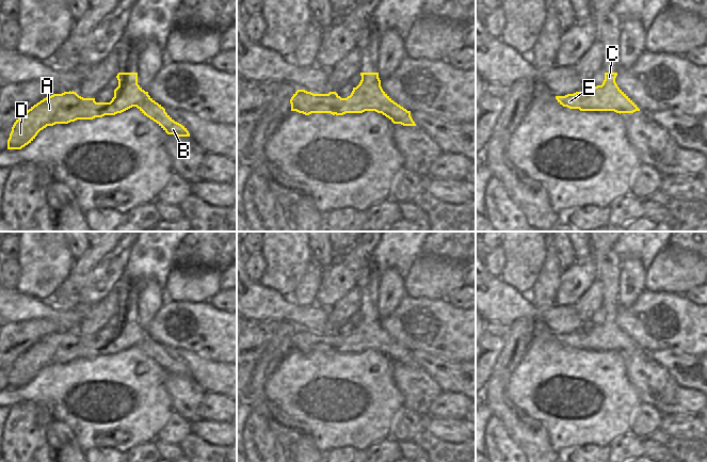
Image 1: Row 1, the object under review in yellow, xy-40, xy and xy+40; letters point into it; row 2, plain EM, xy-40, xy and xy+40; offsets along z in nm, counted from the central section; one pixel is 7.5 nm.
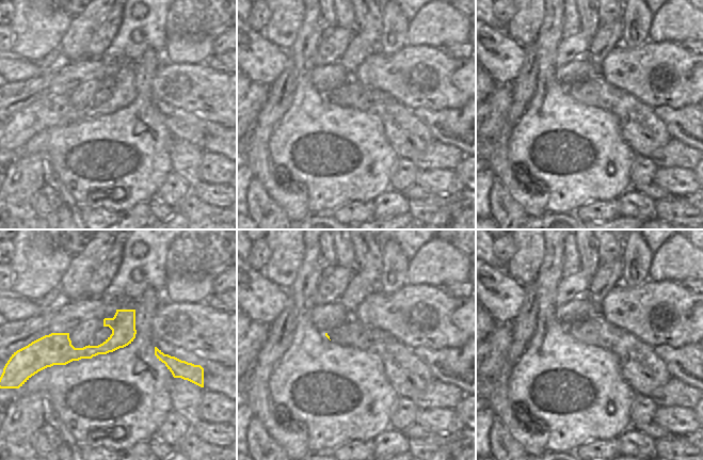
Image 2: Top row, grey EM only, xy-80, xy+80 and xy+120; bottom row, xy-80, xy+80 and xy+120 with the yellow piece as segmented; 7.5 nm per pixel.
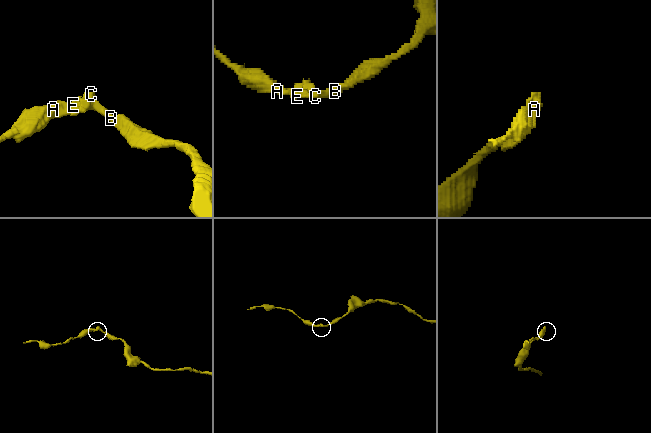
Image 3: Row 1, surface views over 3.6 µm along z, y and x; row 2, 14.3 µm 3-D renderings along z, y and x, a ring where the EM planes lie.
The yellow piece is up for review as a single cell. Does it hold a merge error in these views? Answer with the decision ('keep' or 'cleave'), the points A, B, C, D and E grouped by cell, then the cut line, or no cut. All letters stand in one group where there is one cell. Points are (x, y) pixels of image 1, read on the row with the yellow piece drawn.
cleave; A D E / B C; cut in xy along (346, 98), (340, 106), (333, 110), (334, 113)

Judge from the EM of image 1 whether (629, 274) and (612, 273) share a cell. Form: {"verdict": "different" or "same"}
{"verdict": "different"}

